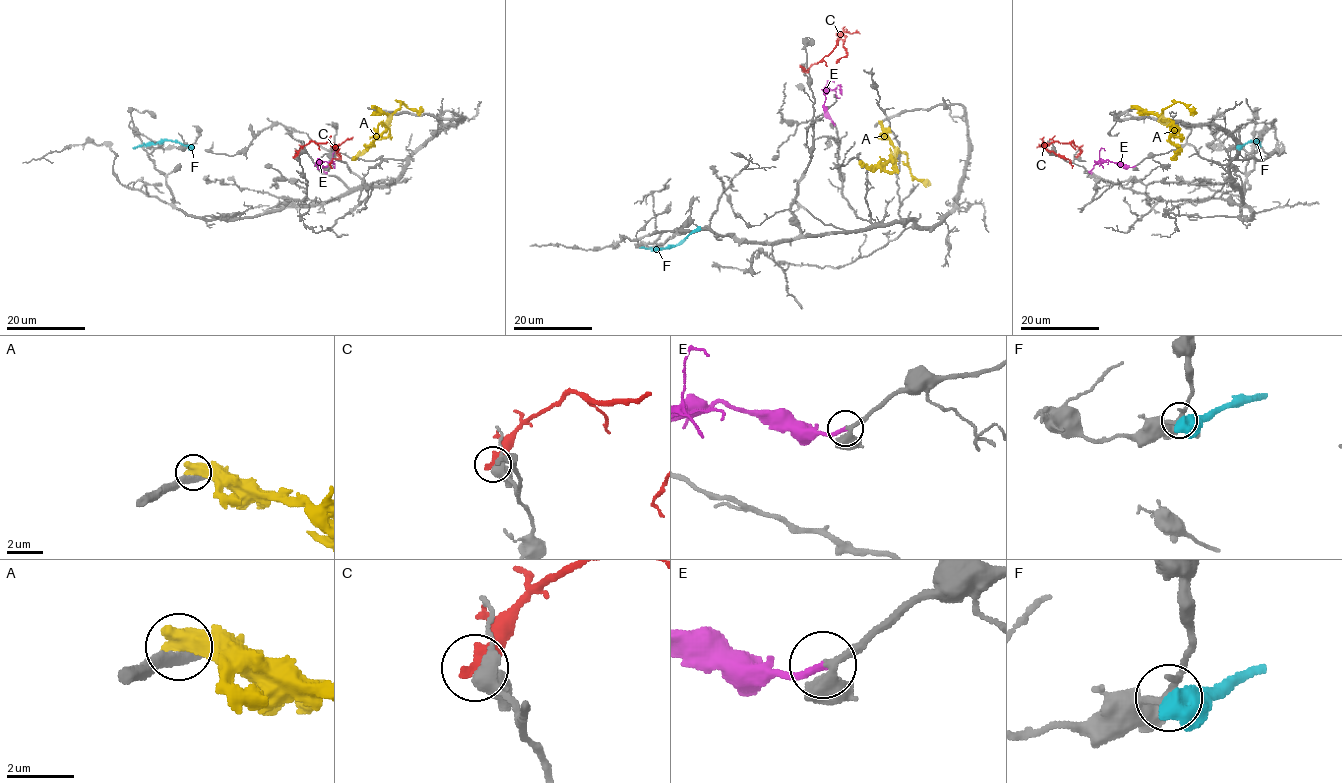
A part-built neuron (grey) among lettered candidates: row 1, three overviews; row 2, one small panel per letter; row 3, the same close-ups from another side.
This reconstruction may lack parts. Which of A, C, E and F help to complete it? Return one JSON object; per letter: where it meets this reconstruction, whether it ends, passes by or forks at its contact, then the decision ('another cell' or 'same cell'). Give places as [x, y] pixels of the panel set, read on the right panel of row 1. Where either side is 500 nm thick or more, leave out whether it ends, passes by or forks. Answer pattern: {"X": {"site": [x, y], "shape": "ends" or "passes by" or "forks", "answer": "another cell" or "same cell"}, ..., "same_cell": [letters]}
{"A": {"site": [1132, 107], "answer": "another cell"}, "C": {"site": [1077, 156], "shape": "ends", "answer": "another cell"}, "E": {"site": [1134, 166], "shape": "ends", "answer": "same cell"}, "F": {"site": [1237, 146], "answer": "another cell"}, "same_cell": ["E"]}

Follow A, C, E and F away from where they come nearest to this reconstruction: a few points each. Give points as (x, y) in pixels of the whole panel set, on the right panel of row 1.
A: (1133, 107), (1158, 115), (1169, 127), (1170, 140), (1177, 147), (1170, 159)
C: (1077, 156), (1080, 148), (1072, 140), (1054, 141), (1045, 147), (1067, 158), (1072, 168)
E: (1135, 166), (1126, 167), (1105, 160), (1095, 162), (1099, 160), (1099, 150), (1105, 150)
F: (1237, 145), (1255, 140), (1258, 147)

